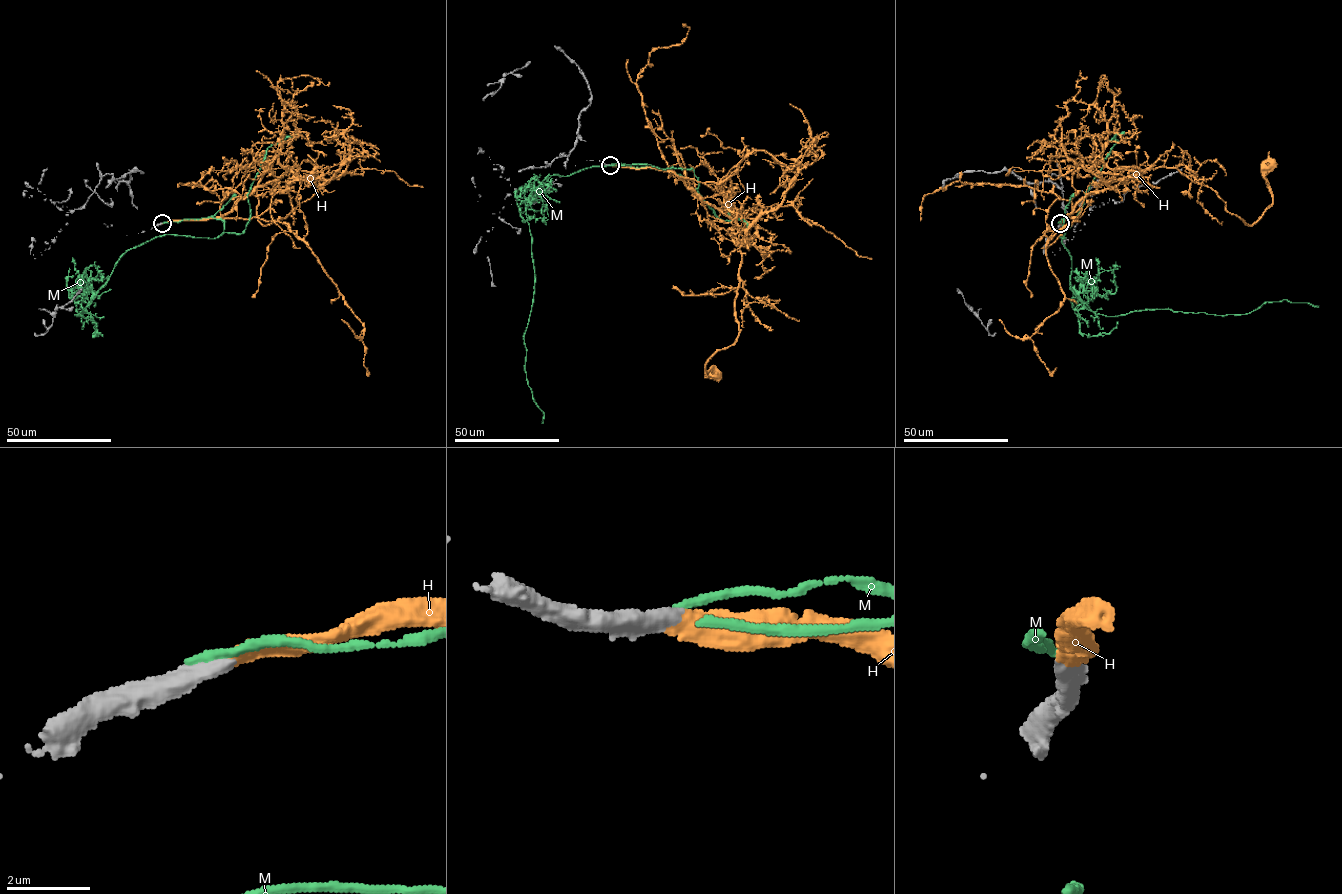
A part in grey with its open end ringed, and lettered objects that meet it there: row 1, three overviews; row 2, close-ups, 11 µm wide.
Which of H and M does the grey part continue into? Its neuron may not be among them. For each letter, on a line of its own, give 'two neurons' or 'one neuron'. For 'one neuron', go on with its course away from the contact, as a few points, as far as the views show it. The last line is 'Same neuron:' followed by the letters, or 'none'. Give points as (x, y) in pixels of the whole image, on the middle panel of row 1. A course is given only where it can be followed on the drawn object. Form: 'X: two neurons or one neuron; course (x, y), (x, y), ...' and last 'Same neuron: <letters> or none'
H: one neuron; course (610, 165), (670, 170), (735, 221), (740, 331), (706, 362), (707, 377), (715, 373)
M: two neurons
Same neuron: H

